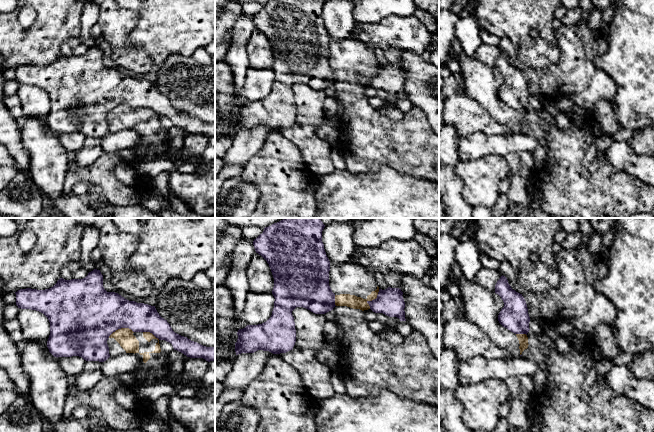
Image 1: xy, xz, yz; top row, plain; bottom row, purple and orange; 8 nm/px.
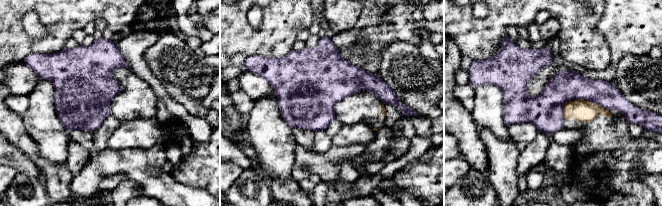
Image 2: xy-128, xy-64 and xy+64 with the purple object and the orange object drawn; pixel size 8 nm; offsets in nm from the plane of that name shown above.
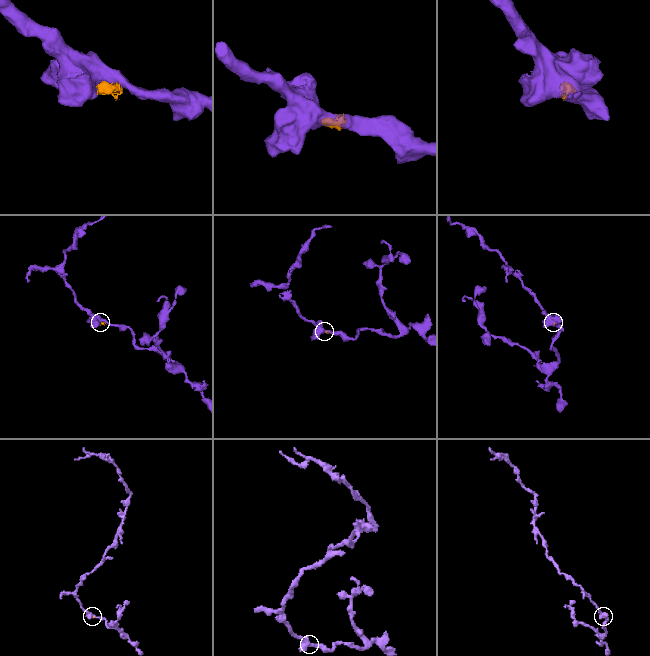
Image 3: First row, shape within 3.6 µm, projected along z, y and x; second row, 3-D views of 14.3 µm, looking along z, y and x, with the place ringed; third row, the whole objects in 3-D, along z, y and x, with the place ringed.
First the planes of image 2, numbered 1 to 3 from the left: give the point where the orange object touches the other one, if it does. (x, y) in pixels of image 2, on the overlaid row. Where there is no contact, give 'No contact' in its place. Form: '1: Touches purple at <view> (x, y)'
1: No contact
2: No contact
3: Touches purple at xy+64 (594, 102)

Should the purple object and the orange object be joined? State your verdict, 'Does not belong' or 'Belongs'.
Does not belong

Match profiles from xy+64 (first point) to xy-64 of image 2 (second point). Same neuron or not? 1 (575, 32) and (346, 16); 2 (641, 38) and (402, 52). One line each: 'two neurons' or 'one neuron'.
1: one neuron
2: two neurons

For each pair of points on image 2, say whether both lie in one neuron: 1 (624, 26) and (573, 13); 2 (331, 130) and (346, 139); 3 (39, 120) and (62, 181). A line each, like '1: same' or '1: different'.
1: different
2: different
3: different

